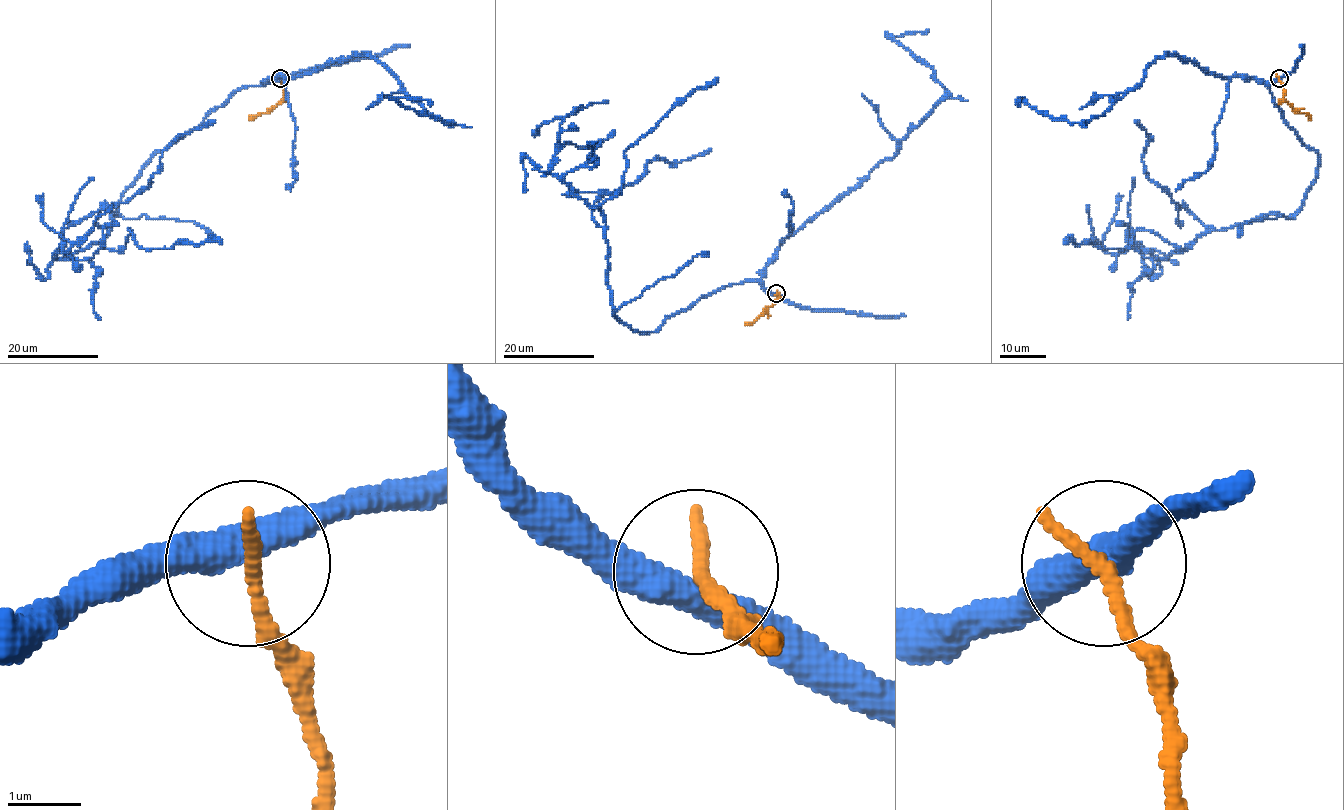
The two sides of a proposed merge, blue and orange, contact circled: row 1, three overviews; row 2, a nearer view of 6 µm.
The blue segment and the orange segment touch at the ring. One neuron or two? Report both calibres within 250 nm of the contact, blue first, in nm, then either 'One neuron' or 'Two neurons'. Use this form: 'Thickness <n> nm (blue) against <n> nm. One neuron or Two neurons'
Thickness 440 nm (blue) against 240 nm. Two neurons

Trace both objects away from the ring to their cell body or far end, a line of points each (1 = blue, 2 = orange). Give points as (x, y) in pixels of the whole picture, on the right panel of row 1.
1: (1279, 78), (1272, 101), (1317, 151), (1300, 209), (1185, 250), (1138, 228), (1123, 249), (1063, 243)
2: (1279, 78), (1284, 99), (1300, 112), (1311, 117)

